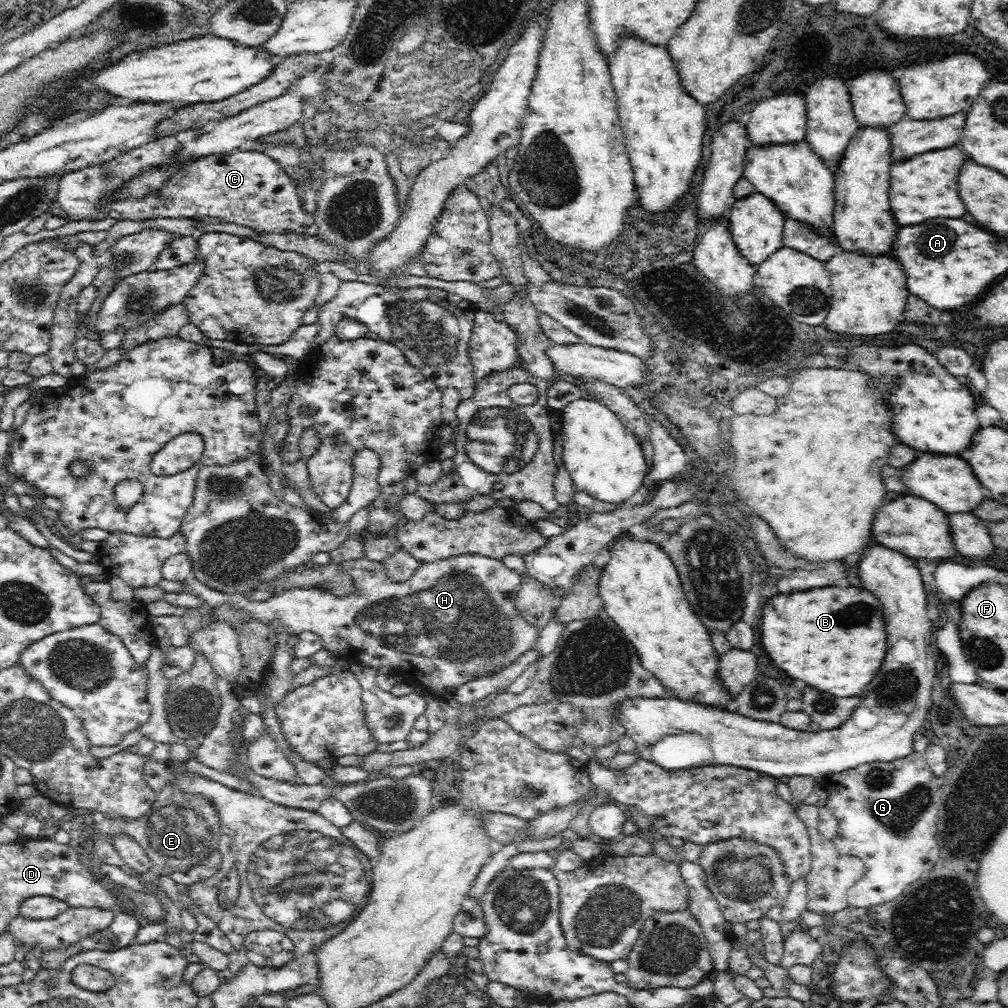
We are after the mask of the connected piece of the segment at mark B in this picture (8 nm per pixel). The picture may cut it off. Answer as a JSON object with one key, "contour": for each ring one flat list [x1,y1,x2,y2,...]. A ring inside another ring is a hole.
{"contour":[[846,584,842,586,848,588,822,586,814,590,810,588,806,592,778,594,774,598,768,598,762,608,760,632,764,650,790,678,804,680,810,688,830,692,834,696,856,696,864,686,868,686,868,682,882,666,882,656,886,654,886,636,882,636,882,620,878,620,878,600,874,600,876,597,864,588]]}

